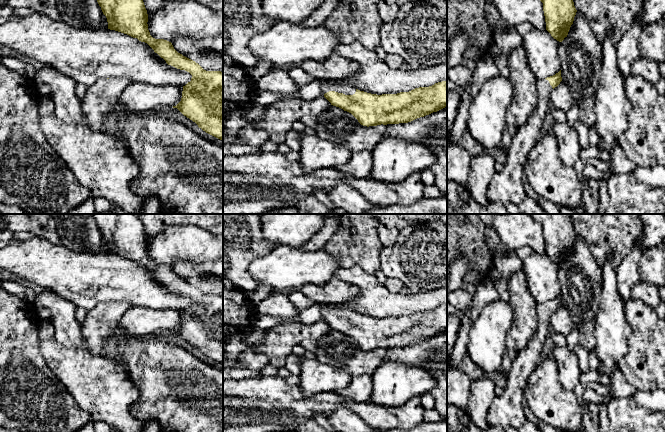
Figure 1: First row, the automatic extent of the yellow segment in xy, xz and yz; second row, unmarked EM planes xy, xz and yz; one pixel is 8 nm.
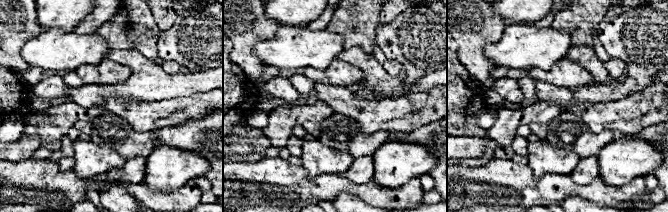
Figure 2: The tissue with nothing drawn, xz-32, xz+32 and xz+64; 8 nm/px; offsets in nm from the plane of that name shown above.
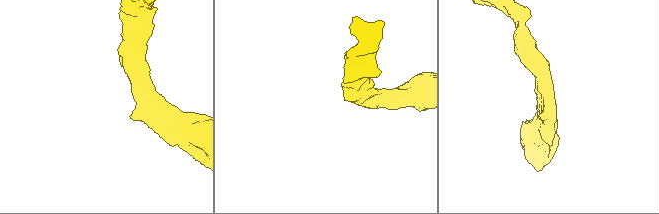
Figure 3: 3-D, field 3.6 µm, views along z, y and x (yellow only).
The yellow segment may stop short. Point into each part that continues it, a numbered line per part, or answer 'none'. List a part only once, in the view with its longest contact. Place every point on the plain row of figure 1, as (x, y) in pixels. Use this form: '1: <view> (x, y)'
1: xz (327, 309)

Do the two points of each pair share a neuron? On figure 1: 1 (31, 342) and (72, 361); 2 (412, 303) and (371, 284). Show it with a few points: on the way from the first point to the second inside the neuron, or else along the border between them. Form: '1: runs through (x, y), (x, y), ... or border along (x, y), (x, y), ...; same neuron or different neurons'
1: border along (39, 322), (39, 351), (49, 367); different neurons
2: runs through (402, 303), (390, 303), (381, 294); same neuron

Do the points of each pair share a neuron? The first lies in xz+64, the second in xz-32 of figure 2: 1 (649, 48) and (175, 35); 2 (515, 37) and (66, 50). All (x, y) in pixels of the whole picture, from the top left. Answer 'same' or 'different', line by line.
1: same
2: same

